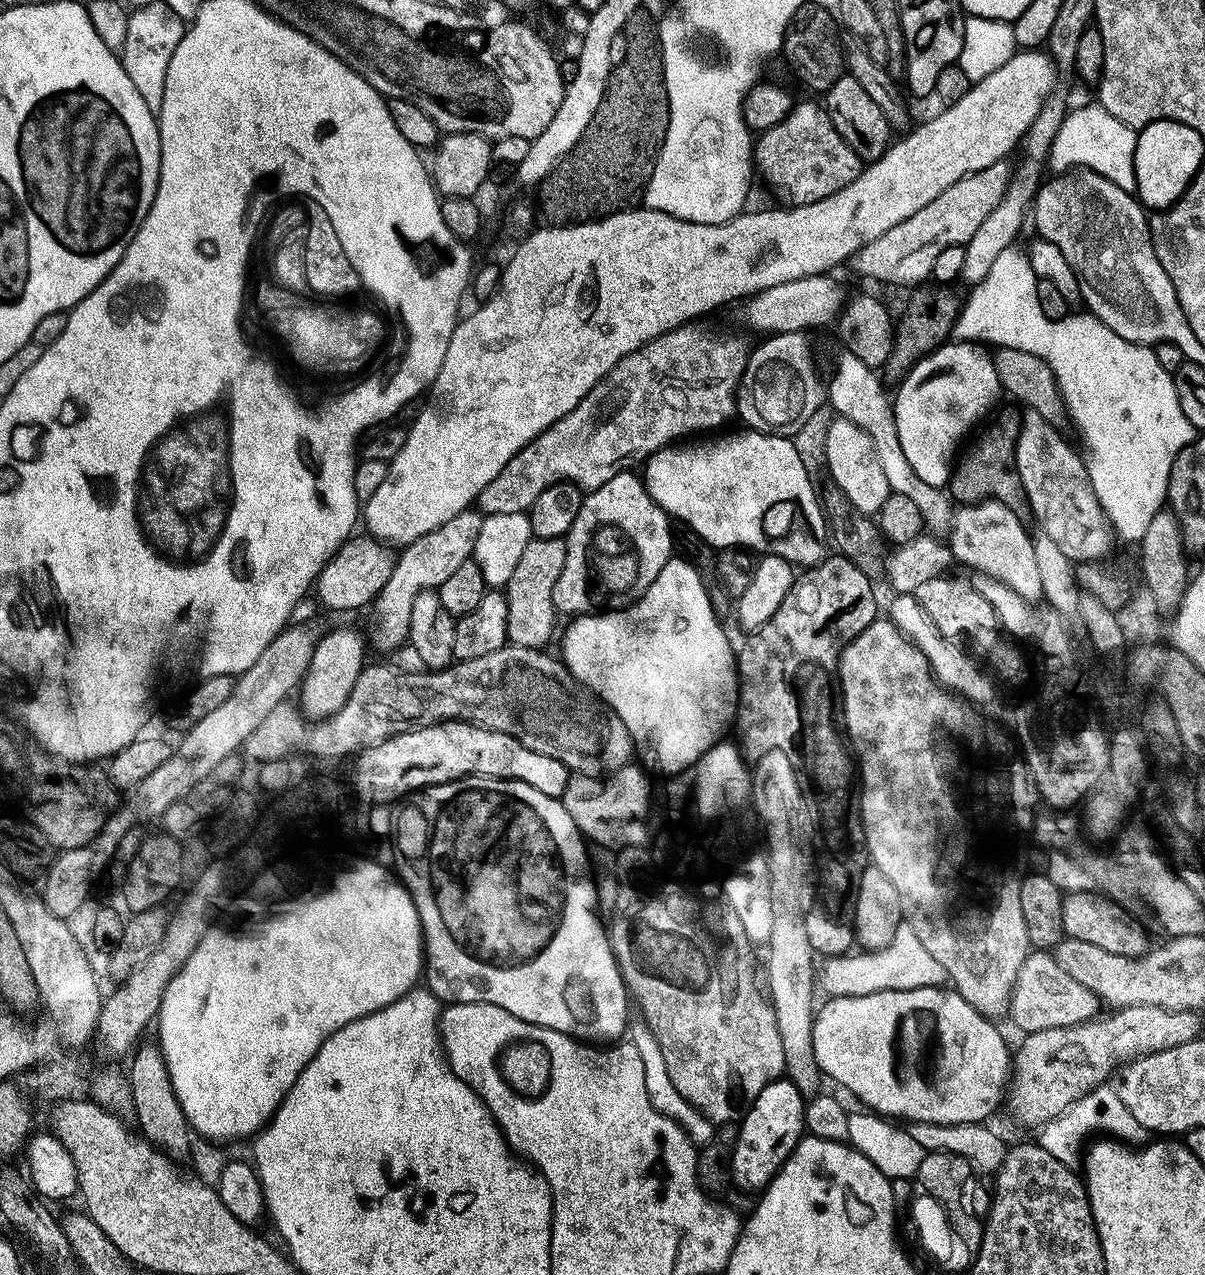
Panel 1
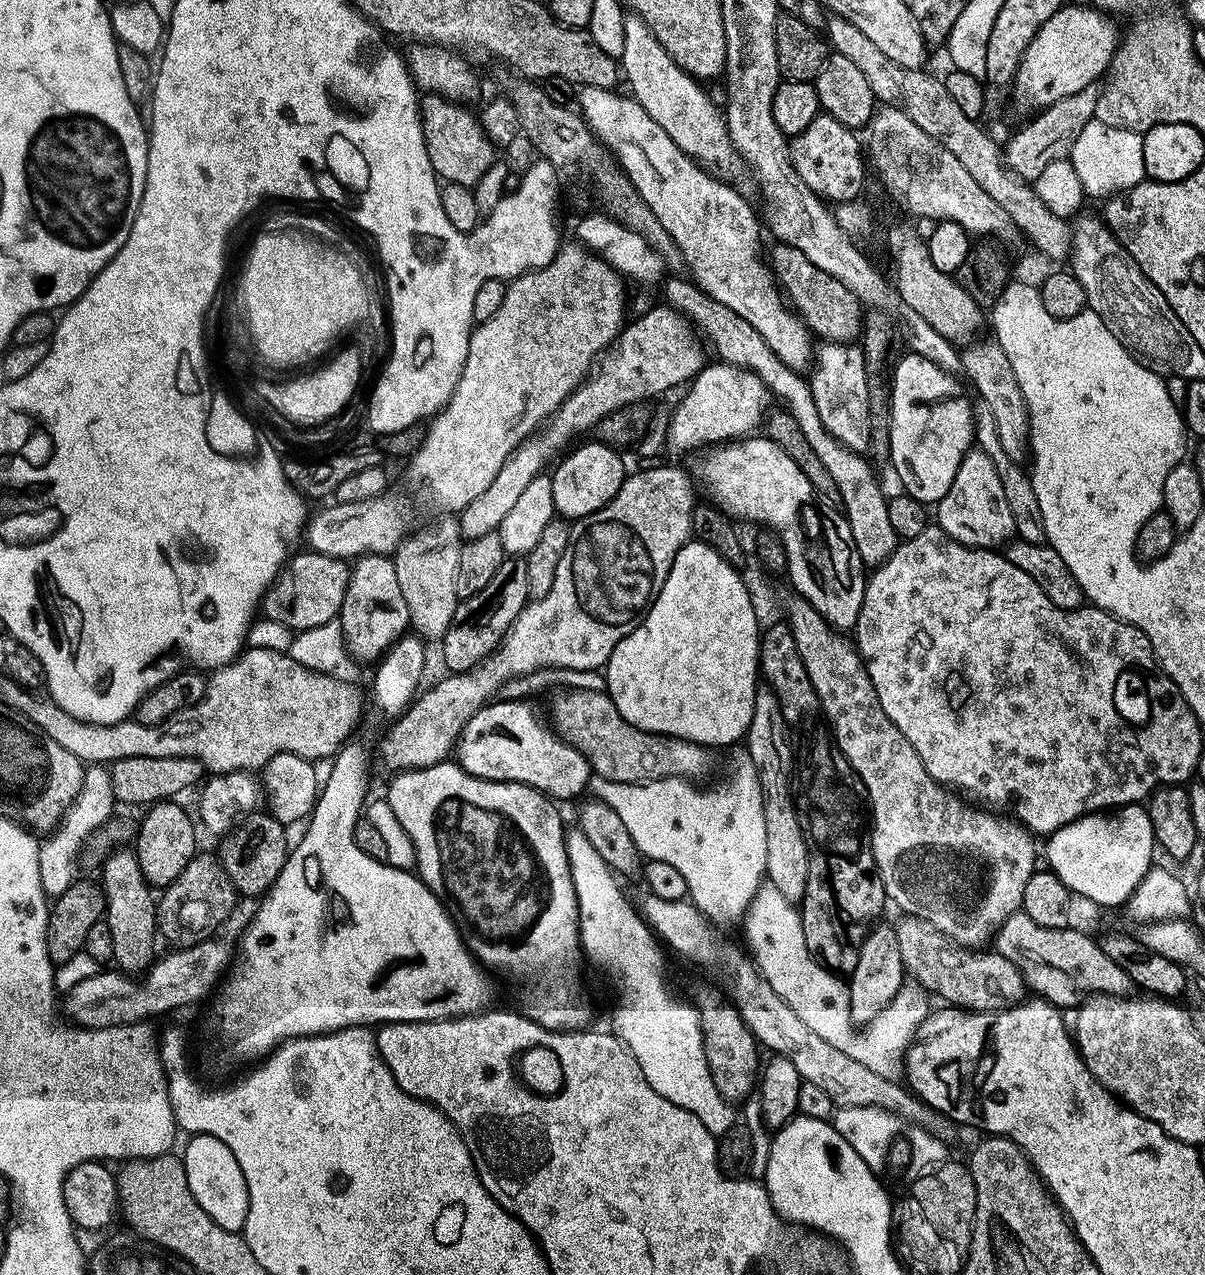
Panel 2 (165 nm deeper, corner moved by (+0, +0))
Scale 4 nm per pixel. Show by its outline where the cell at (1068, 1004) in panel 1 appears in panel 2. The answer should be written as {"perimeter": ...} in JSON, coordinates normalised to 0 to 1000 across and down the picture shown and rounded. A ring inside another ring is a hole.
{"perimeter":[[[748,718],[746,721],[742,727],[751,763],[774,782],[781,781],[787,787],[784,788],[796,789],[810,795],[826,795],[851,784],[849,764],[830,747],[800,744],[762,720]]]}

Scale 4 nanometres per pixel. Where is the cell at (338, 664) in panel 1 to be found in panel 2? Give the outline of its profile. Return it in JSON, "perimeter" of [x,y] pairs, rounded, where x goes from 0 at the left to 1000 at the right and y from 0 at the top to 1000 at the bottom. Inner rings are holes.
{"perimeter":[[[300,436],[291,443],[287,460],[287,469],[281,482],[285,506],[296,519],[312,519],[339,495],[337,469],[330,460],[330,450],[327,450],[322,436]]]}

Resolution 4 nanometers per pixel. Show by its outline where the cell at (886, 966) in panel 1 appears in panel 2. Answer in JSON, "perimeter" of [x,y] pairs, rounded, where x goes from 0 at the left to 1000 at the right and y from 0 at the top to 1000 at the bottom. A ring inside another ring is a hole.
{"perimeter":[[[637,692],[632,693],[622,707],[621,718],[616,722],[617,728],[621,736],[620,746],[636,770],[642,773],[642,780],[646,780],[646,783],[649,783],[649,786],[652,786],[652,789],[656,789],[656,792],[659,792],[659,795],[662,795],[662,798],[666,798],[666,802],[669,802],[679,814],[714,831],[717,836],[722,836],[722,839],[725,839],[725,842],[732,842],[732,845],[747,847],[751,843],[754,824],[764,802],[772,795],[772,780],[763,772],[751,771],[740,787],[742,791],[750,791],[750,794],[738,793],[737,803],[724,802],[722,806],[724,809],[718,813],[715,820],[711,814],[711,807],[704,806],[707,796],[703,771],[674,751],[666,733],[663,711],[656,708],[646,699],[646,695]]]}

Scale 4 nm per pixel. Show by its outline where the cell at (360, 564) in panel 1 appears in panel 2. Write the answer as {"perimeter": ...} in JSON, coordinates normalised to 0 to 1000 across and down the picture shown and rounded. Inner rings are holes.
{"perimeter":[[[246,432],[240,438],[236,446],[230,450],[226,460],[220,464],[217,471],[217,480],[243,494],[267,491],[281,484],[284,472],[287,469],[290,448],[288,439],[281,439],[266,433],[251,432]]]}

